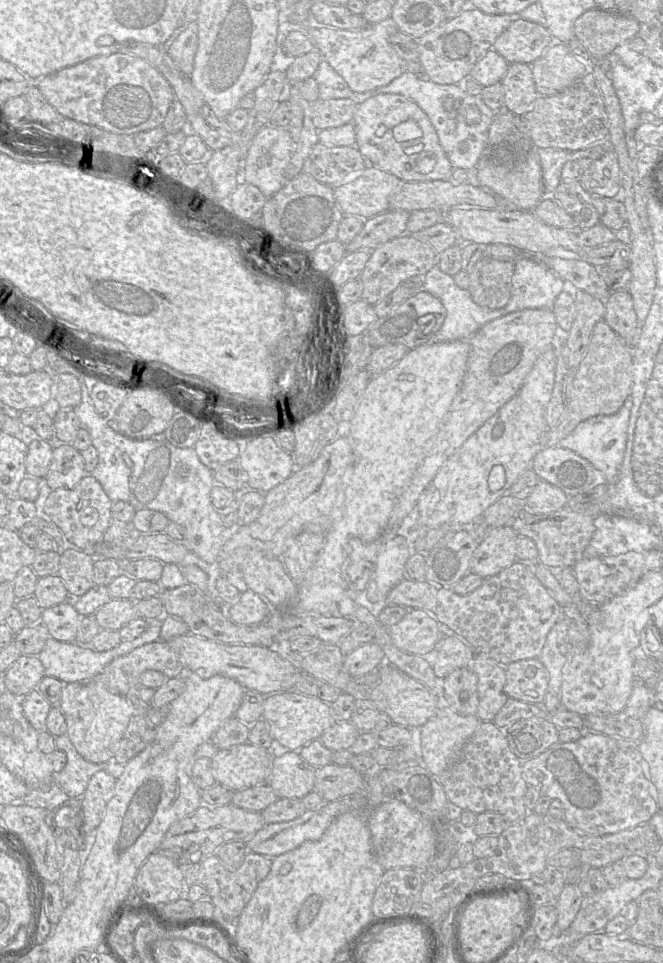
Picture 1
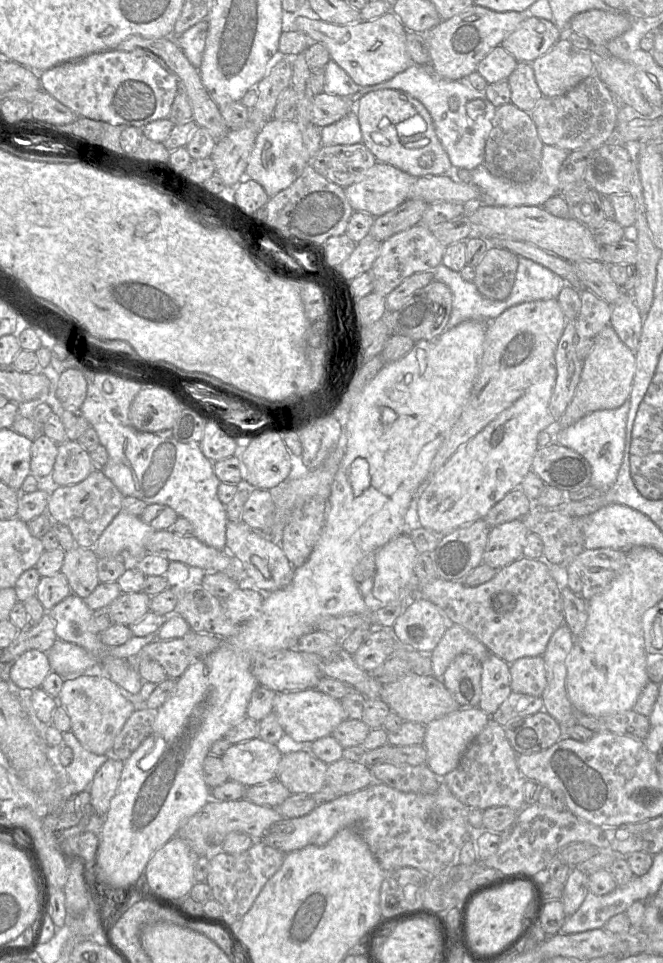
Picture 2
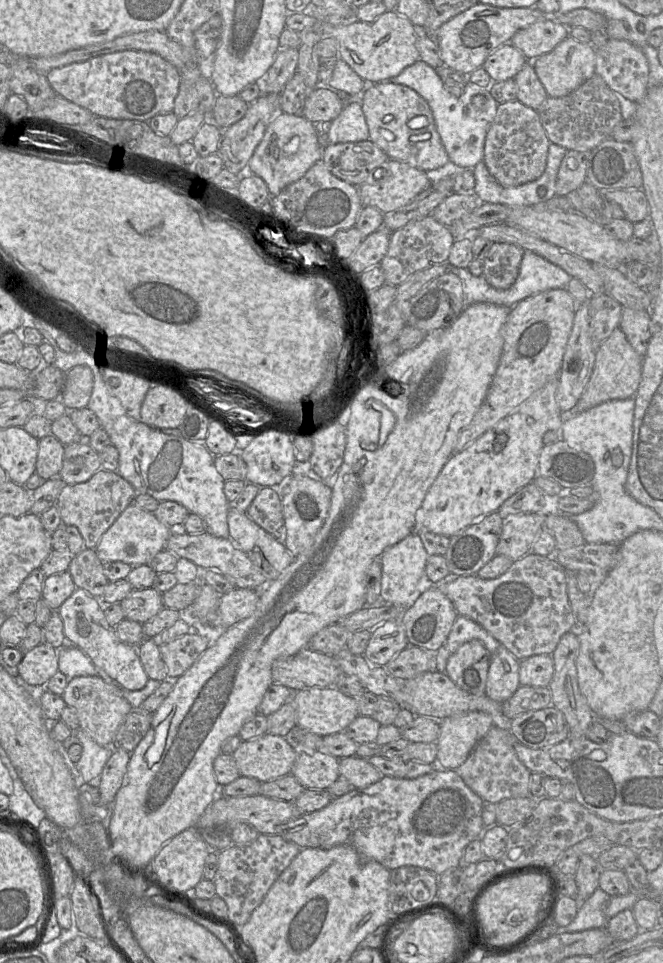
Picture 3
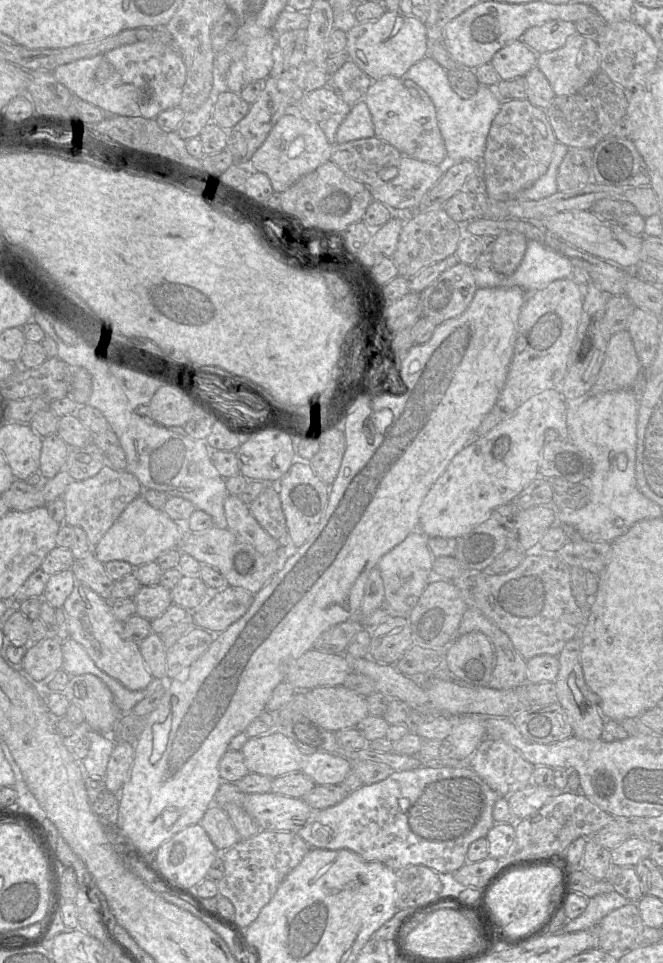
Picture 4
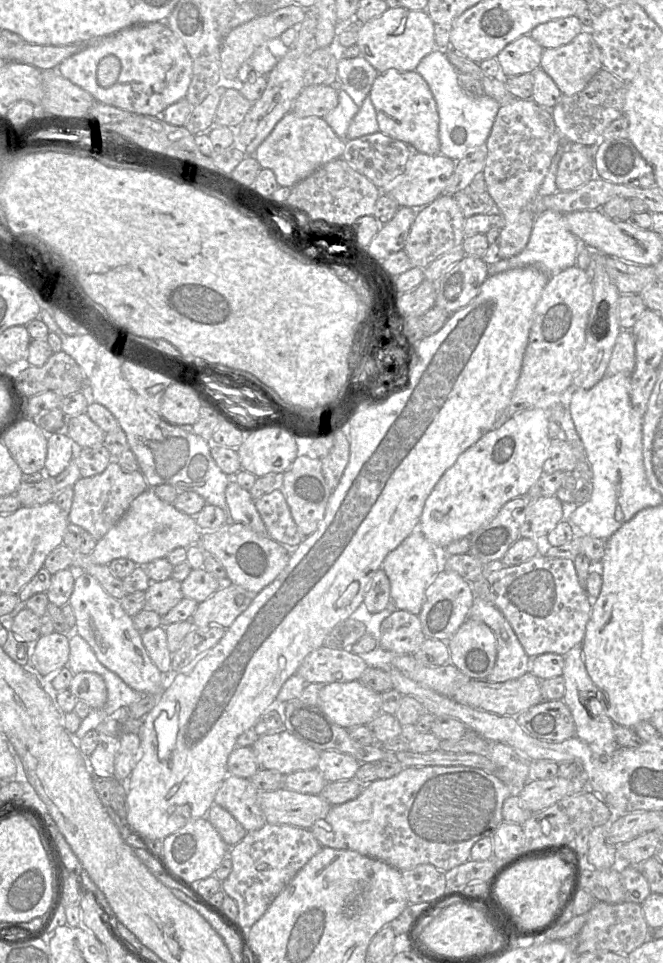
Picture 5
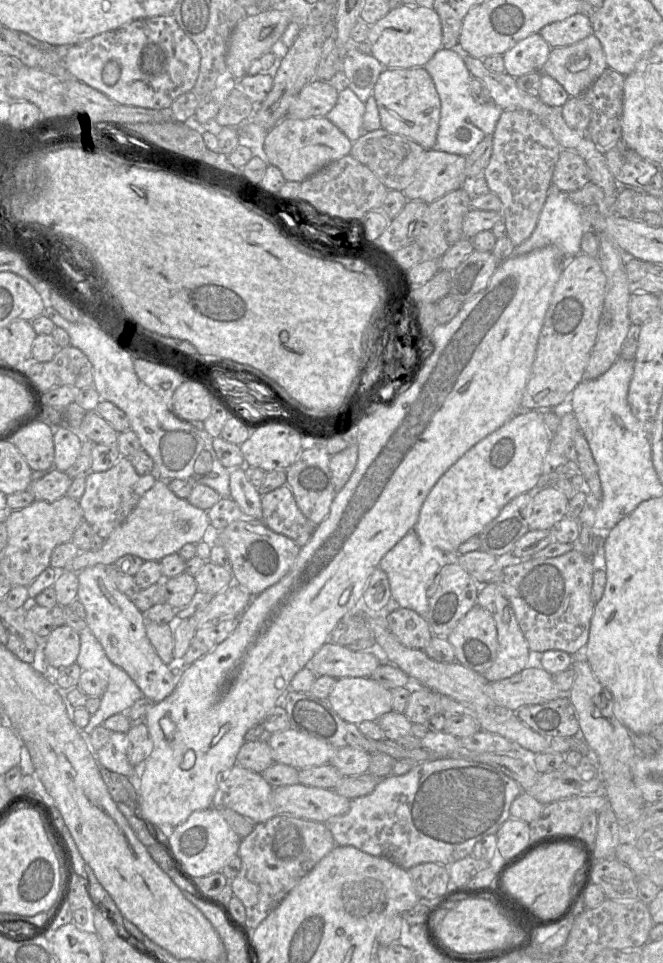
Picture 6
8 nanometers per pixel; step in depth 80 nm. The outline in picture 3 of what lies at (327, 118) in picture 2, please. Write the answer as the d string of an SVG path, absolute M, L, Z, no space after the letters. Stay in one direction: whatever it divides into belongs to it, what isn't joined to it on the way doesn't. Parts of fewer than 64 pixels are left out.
M317 76L317 86L307 96L301 115L313 123L331 122L339 116L344 107L344 100L327 84L319 84Z

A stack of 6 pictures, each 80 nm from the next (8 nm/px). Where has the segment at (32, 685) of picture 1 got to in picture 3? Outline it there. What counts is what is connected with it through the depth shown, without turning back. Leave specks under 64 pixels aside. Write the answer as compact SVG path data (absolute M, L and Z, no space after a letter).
M40 643L25 652L17 666L19 676L27 684L46 686L58 671L58 650L48 643Z

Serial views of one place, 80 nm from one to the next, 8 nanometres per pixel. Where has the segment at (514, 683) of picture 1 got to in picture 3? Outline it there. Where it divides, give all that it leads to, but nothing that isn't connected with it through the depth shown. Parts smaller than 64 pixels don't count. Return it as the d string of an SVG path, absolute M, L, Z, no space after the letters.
M533 655L520 660L520 685L548 687L553 678L554 671L554 662L551 655Z

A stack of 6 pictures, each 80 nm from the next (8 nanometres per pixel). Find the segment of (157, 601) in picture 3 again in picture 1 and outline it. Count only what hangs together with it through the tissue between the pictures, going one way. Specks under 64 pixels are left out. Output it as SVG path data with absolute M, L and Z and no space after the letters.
M111 599L95 612L94 617L102 630L119 631L138 618L136 604L132 599Z

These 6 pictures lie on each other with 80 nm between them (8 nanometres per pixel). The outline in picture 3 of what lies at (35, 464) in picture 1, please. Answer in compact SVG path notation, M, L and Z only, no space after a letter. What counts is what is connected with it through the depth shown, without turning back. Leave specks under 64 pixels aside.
M52 434L39 440L36 472L40 477L45 480L59 477L63 464L64 447L65 445Z

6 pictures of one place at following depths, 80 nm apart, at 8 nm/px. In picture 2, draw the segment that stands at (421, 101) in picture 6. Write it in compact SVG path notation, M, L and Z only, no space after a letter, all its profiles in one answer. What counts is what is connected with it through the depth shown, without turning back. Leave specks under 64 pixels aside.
M381 89L363 95L355 105L362 133L362 143L378 162L391 164L415 176L445 174L452 166L437 137L430 113L410 94L394 89Z

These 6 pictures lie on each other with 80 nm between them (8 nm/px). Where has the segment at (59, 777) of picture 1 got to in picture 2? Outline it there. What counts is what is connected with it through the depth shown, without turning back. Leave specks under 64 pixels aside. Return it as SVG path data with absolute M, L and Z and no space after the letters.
M71 731L63 733L62 743L73 752L73 760L66 767L66 773L74 784L75 794L87 790L96 772L110 755L97 755L86 750Z

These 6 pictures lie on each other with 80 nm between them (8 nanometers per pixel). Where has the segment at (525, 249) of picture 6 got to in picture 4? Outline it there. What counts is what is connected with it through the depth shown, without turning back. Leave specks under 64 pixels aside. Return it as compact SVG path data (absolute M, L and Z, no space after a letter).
M528 240L527 249L521 264L513 274L504 275L492 268L478 269L475 267L473 274L478 288L518 286L529 294L547 287L555 280L569 278L572 270L573 265L567 257L556 253L536 240Z

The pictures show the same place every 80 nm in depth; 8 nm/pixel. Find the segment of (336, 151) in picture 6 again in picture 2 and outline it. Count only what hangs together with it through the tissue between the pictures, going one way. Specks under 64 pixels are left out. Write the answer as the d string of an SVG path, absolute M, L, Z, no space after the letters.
M271 118L256 136L246 173L250 179L261 184L271 198L289 187L301 175L309 162L308 152L303 144L302 133L297 123Z

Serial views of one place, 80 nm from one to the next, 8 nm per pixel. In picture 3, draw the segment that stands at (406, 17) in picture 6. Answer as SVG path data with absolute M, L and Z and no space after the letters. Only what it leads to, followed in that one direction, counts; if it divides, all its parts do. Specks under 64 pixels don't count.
M387 10L375 20L352 19L343 26L323 23L323 38L333 37L339 43L339 58L346 62L364 81L379 83L398 76L406 67L420 60L415 46L417 27L396 11Z

